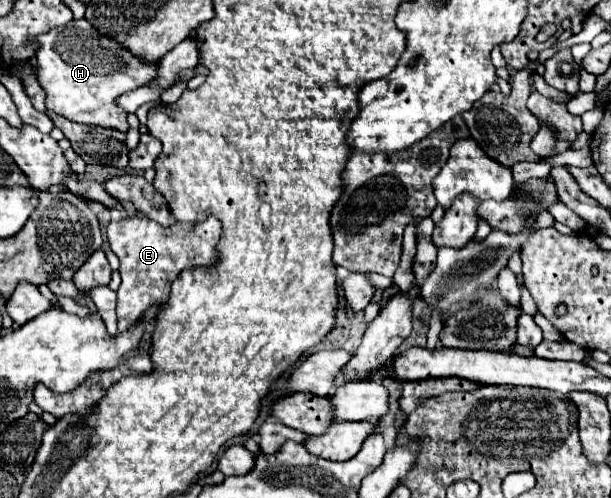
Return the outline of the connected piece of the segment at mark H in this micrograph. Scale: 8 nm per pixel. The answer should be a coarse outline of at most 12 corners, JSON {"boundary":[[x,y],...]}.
{"boundary":[[73,19],[39,37],[47,109],[127,131],[115,99],[155,77]]}

